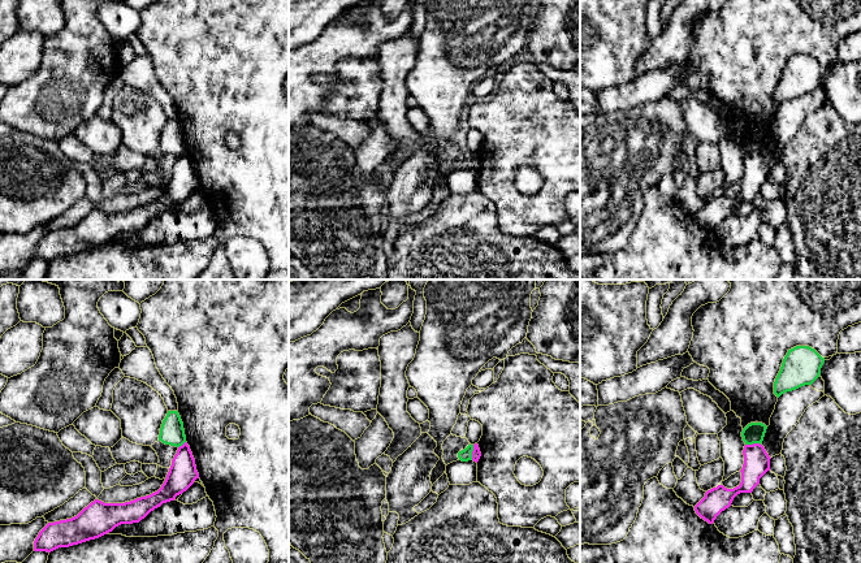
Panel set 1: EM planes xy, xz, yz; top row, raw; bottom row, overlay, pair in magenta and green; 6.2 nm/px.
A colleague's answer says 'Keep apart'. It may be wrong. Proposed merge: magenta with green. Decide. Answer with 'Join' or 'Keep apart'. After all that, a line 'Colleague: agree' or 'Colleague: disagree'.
Keep apart
Colleague: agree

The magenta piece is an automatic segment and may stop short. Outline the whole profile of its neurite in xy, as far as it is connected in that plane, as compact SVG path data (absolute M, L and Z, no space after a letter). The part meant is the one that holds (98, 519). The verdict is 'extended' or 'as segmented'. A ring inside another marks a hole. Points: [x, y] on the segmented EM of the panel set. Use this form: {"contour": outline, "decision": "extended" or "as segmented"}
{"contour": "M187 442L178 447L161 488L146 497L125 503L91 502L77 516L48 523L34 541L34 551L51 553L99 538L121 524L139 523L163 503L174 501L199 478Z", "decision": "as segmented"}

